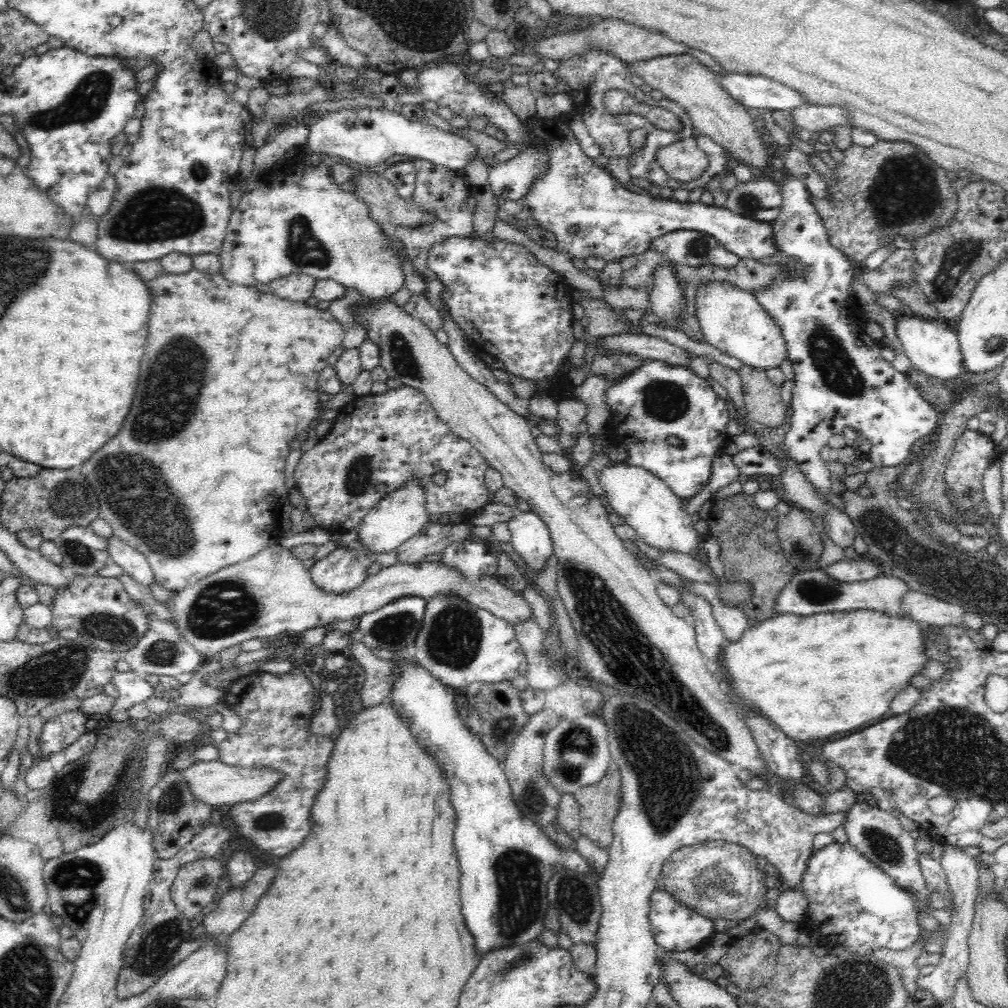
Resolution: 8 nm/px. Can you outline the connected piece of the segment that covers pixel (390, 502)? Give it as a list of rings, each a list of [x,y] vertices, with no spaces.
[[[410,477],[398,490],[387,494],[367,513],[358,526],[358,540],[354,545],[368,549],[374,554],[396,550],[399,544],[422,533],[430,524],[425,507],[424,487],[418,477]]]

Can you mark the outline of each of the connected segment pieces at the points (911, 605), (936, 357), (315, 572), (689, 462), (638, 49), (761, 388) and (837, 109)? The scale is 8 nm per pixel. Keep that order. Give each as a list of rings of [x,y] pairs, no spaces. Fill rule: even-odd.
[[[908,590],[900,602],[901,614],[926,625],[959,626],[980,632],[984,628],[984,619],[976,613],[964,611],[960,605],[950,604],[926,593]]]
[[[897,316],[895,333],[903,346],[903,353],[911,360],[911,366],[932,378],[954,382],[960,378],[962,353],[956,330],[942,325],[931,318],[921,319],[914,316]]]
[[[353,545],[338,547],[311,566],[309,573],[316,587],[339,595],[358,588],[367,579],[369,566],[360,562],[352,548]]]
[[[646,359],[640,368],[626,374],[626,378],[616,380],[614,385],[606,389],[606,403],[611,418],[610,428],[604,434],[608,435],[611,443],[619,442],[628,447],[630,452],[626,464],[654,473],[683,501],[696,496],[704,486],[708,486],[712,462],[717,453],[725,450],[731,438],[726,428],[730,416],[725,400],[718,397],[708,380],[698,377],[689,367]],[[669,436],[681,439],[684,445],[671,447],[666,441]]]
[[[604,19],[586,30],[576,32],[576,34],[558,34],[558,36],[542,34],[532,48],[532,54],[536,53],[540,59],[552,59],[560,62],[570,60],[574,56],[588,54],[594,49],[602,51],[602,53],[606,52],[610,56],[631,65],[634,62],[642,62],[642,60],[685,54],[689,47],[686,44],[671,40],[670,37],[658,33],[658,31],[644,29],[644,27],[638,27],[638,25],[620,19]]]
[[[744,365],[738,370],[741,378],[747,417],[766,427],[785,424],[786,407],[781,389],[768,378],[766,371]]]
[[[802,104],[790,110],[788,119],[794,122],[799,131],[813,133],[829,131],[834,126],[848,126],[850,111],[840,106]]]

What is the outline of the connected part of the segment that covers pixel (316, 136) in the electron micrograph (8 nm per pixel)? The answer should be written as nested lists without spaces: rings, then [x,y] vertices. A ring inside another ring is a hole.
[[[352,107],[335,112],[328,111],[309,126],[309,131],[304,146],[298,146],[299,149],[308,148],[312,152],[346,158],[375,171],[380,171],[384,167],[384,161],[396,154],[404,154],[413,160],[445,166],[459,173],[467,167],[470,159],[480,157],[476,151],[478,148],[470,140],[438,129],[434,125],[410,121],[398,110]]]

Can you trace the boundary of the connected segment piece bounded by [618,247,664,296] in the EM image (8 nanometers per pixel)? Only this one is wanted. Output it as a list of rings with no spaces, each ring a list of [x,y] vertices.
[[[649,247],[646,252],[638,256],[626,256],[619,261],[622,267],[622,279],[618,287],[634,287],[644,289],[646,293],[651,291],[654,269],[664,260],[664,257]]]

